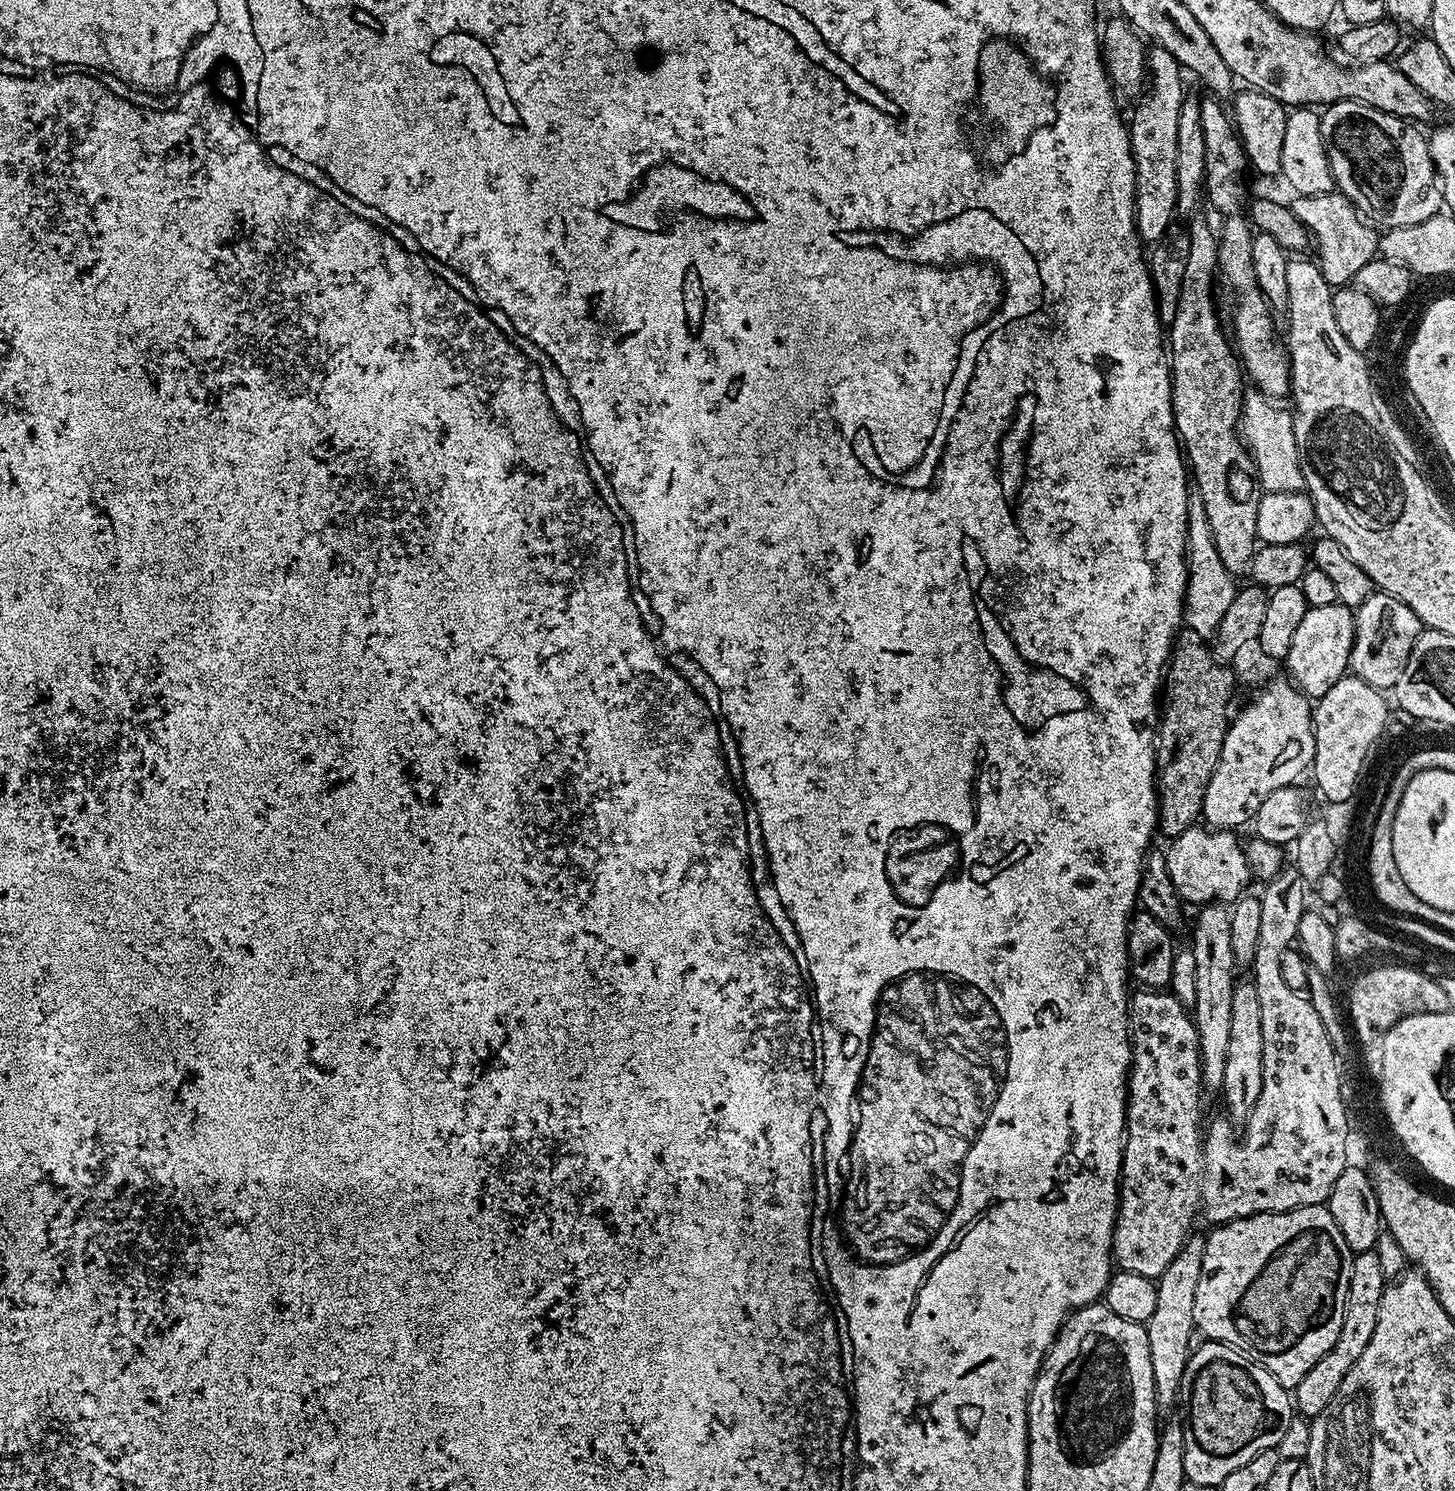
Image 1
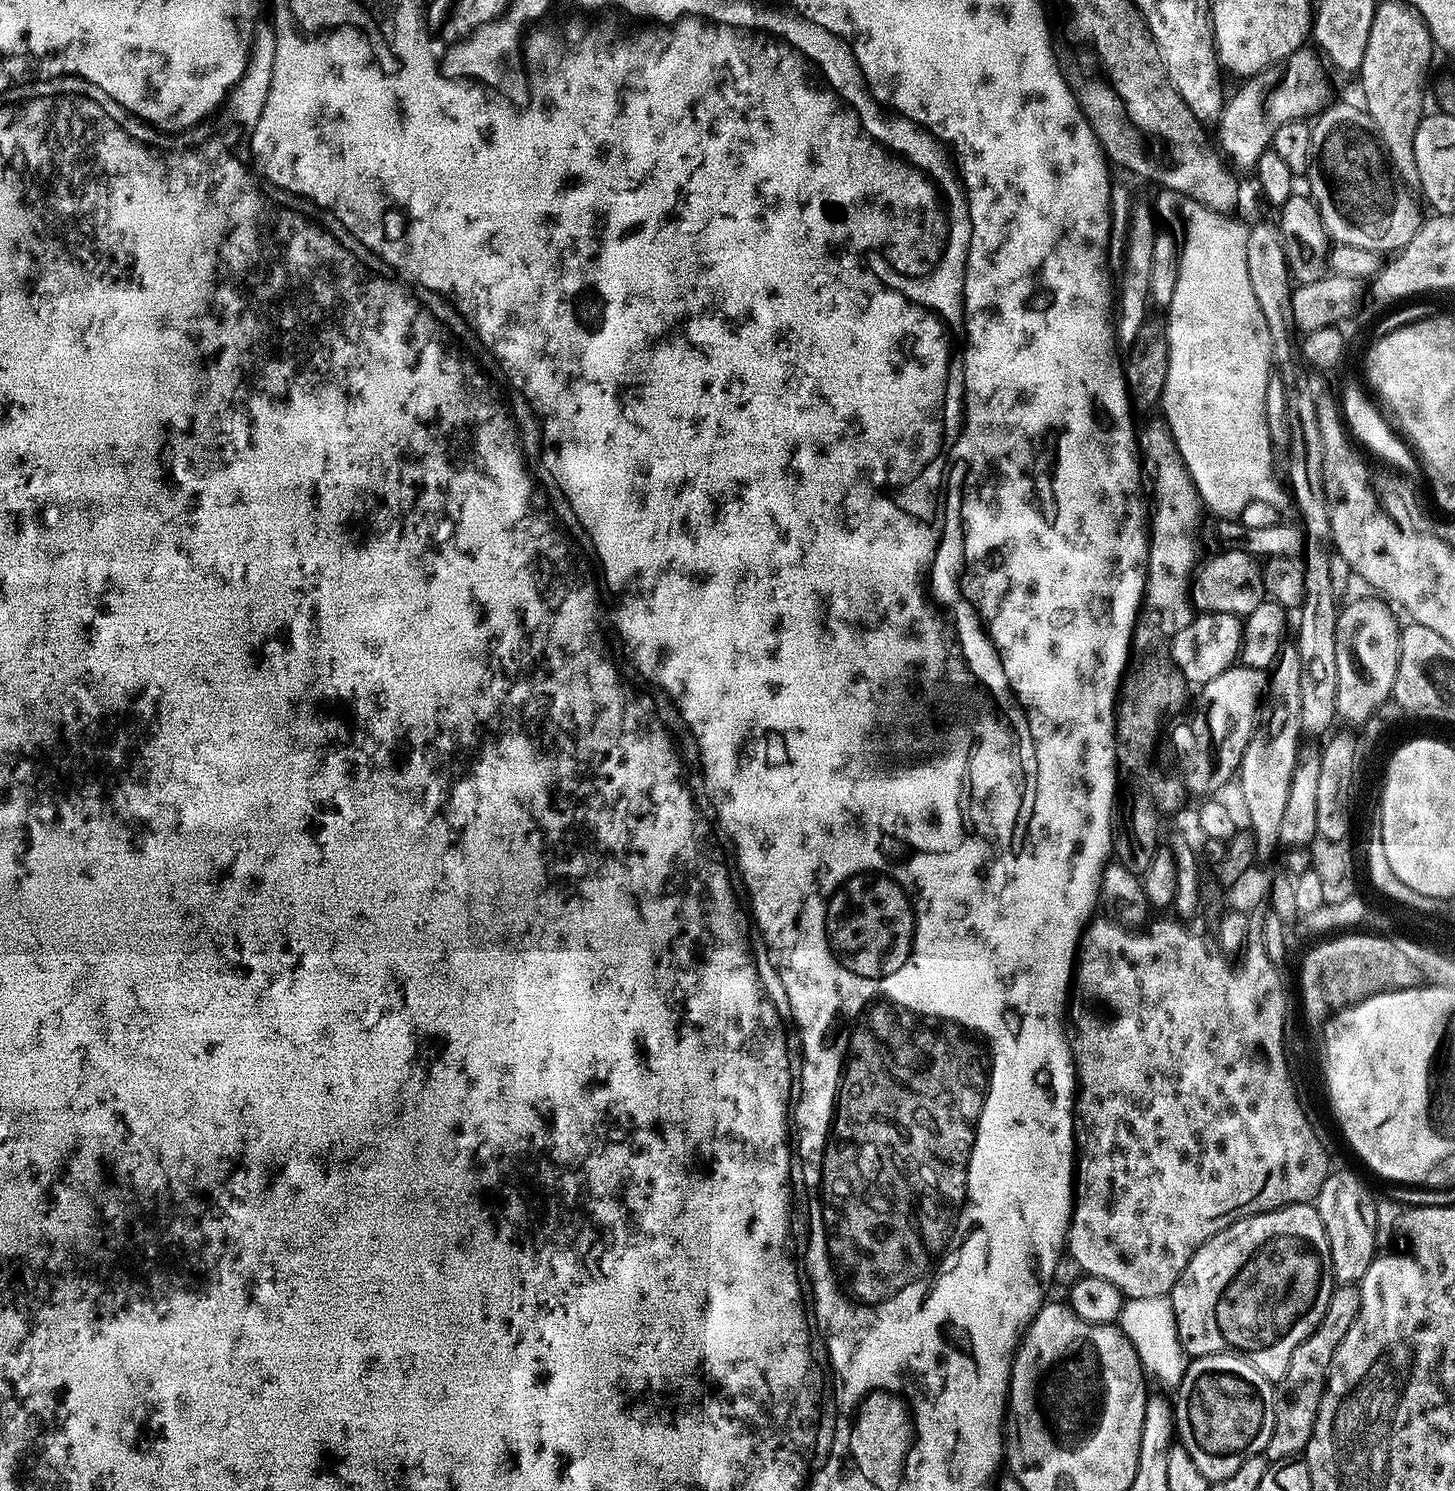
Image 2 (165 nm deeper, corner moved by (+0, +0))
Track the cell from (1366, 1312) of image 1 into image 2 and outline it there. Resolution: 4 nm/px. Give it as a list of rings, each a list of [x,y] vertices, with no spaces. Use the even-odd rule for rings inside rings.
[[[1337,1283],[1333,1287],[1330,1306],[1326,1308],[1322,1322],[1318,1322],[1316,1329],[1296,1347],[1294,1354],[1290,1354],[1285,1367],[1288,1369],[1285,1370],[1280,1384],[1278,1380],[1274,1434],[1270,1434],[1270,1442],[1266,1449],[1269,1461],[1287,1460],[1307,1449],[1318,1418],[1322,1394],[1328,1384],[1332,1359],[1342,1338],[1346,1338],[1346,1330],[1350,1330],[1350,1326],[1354,1326],[1354,1318],[1358,1318],[1358,1310],[1361,1306],[1362,1294],[1359,1283]]]

